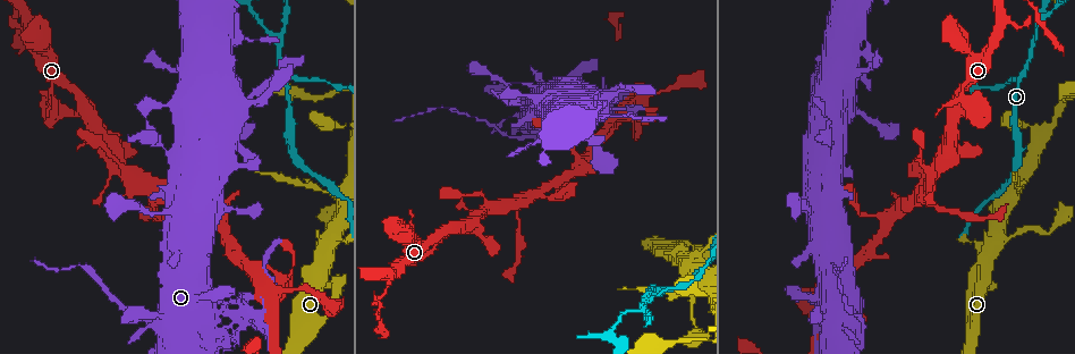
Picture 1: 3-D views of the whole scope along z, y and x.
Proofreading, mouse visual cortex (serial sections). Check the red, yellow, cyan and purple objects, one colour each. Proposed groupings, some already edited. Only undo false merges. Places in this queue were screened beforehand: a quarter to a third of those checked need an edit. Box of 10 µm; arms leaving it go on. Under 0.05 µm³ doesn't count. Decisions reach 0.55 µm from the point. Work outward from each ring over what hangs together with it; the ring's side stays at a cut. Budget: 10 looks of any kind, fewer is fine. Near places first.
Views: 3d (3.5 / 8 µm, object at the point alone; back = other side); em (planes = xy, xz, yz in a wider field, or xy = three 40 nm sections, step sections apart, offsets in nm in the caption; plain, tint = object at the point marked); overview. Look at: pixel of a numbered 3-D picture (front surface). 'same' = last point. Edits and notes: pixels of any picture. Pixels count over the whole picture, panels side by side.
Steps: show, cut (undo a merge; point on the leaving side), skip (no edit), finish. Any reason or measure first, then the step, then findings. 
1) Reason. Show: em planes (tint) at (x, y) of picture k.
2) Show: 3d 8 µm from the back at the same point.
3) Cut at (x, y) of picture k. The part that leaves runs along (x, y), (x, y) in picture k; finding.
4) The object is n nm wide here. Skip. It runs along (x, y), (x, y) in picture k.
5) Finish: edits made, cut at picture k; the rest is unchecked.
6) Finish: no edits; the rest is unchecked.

Sharp bend. Show: 3d 3.5 µm from the back at (525, 136) of picture 1.

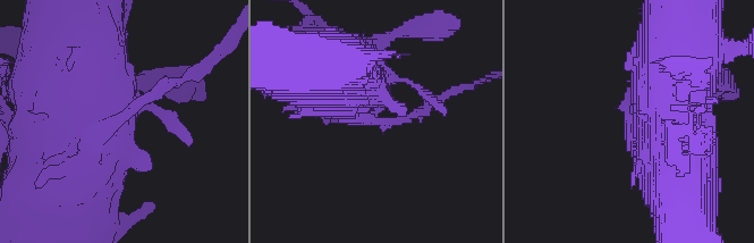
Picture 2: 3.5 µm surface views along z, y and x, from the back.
Need the tissue. Show: em xy step 3 (tint) at (626, 117) of picture 2.

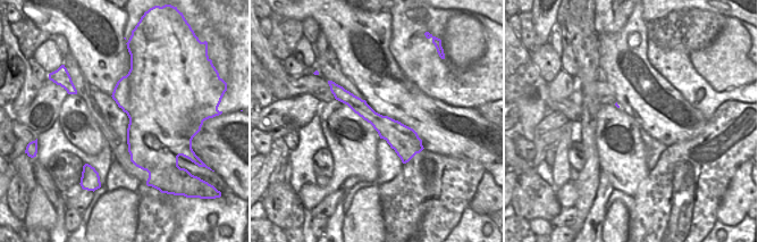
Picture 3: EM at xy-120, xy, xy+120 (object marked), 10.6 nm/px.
Cut at (153, 95) of picture 2. A second cell is stuck on.

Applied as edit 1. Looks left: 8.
Show: 3d 3.5 µm at (488, 210) of picture 1.

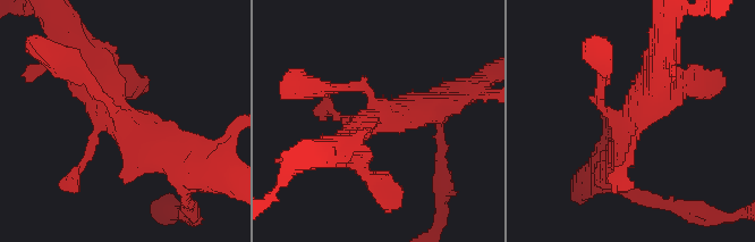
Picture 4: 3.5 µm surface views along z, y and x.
Show: em xy step 1 (tint) at (124, 123) of picture 4.

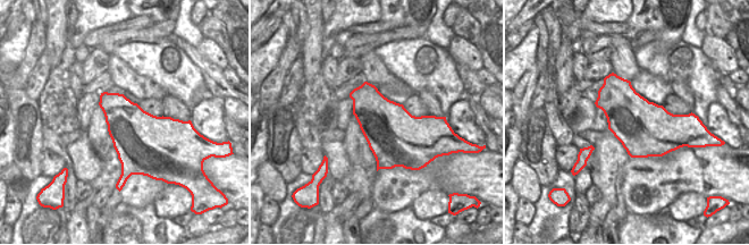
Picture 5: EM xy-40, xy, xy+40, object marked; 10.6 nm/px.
Skip. It runs along (83, 68), (100, 100), (184, 173) in picture 4; one cell here.

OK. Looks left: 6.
Three arms meet. Show: 3d 8 µm at (281, 44) of picture 1.

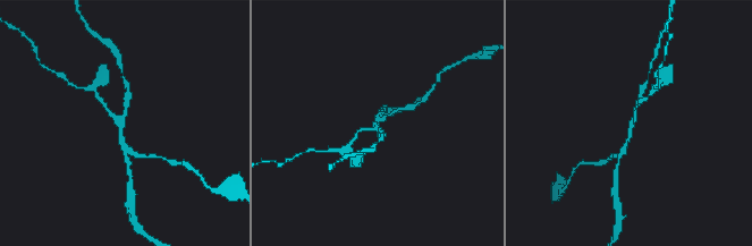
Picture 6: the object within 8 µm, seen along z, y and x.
3 arms meet here; the arms are 150, 200, 200 nm wide; now the EM. Show: em planes (tint) at the same point.

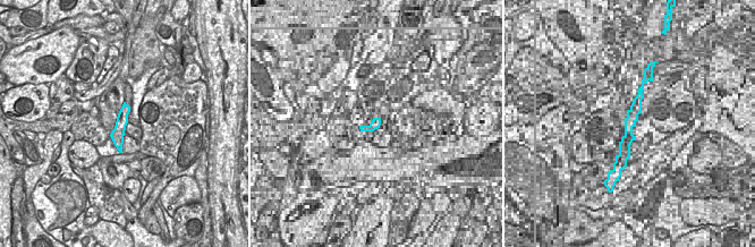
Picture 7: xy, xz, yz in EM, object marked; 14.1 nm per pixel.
Cut at (143, 155) of picture 6. The part that leaves runs along (111, 115), (91, 87), (94, 83) in picture 6; two cells meet here.

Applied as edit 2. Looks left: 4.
Thick turns thin. Show: 3d 3.5 µm at (325, 238) of picture 1.

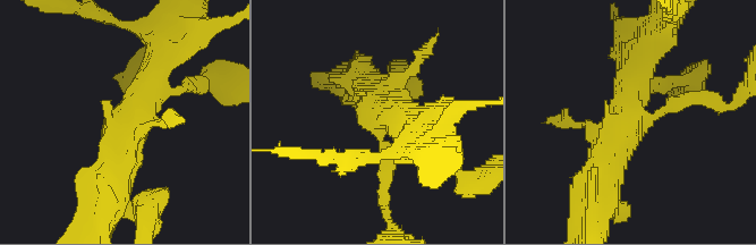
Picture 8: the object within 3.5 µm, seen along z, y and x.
4 arms meet here; the arms are 150, 200, 350, 500 nm wide; shape alone is not enough. Show: em xy step 3 (tint) at (124, 117) of picture 8.

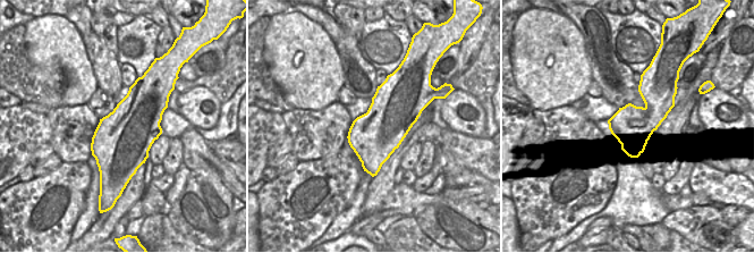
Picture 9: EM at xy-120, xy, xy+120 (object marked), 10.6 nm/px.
Another direction. Show: em planes (tint) at the same point.

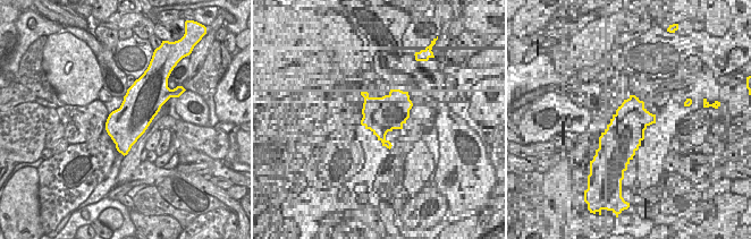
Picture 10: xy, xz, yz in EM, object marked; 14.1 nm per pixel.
Skip. It runs along (112, 187), (122, 131), (161, 58) in picture 8; all the same cell.

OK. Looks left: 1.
Finish: edits made, cut at picture 2, cut at picture 6; the rest is unchecked.

